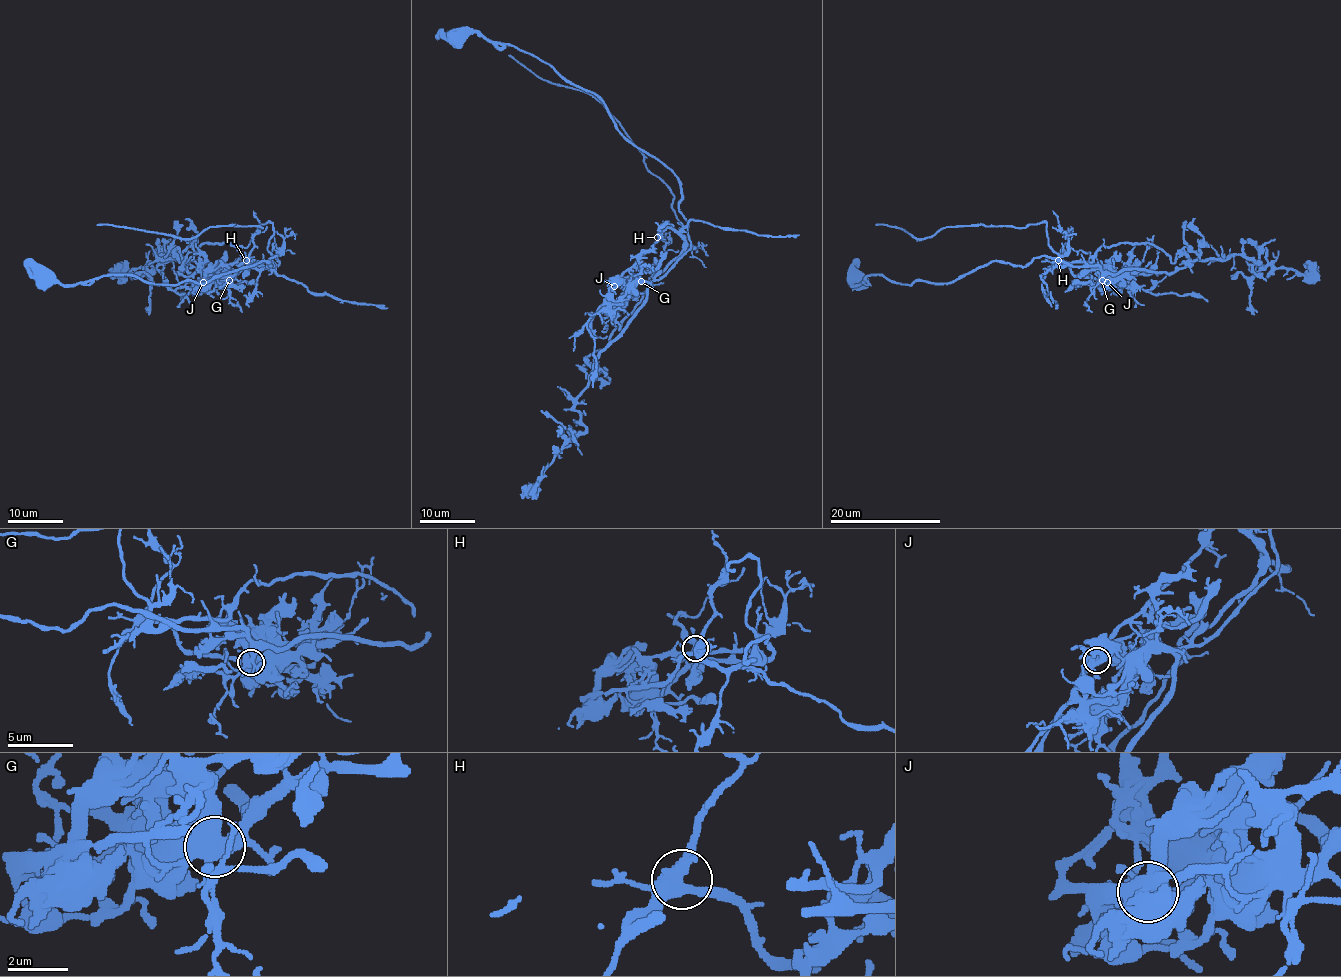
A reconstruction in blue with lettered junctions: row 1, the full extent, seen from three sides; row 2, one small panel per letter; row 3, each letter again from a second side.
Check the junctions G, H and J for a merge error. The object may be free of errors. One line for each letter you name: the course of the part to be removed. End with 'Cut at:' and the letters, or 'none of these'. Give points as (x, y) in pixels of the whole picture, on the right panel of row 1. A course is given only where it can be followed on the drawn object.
J: foreign part runs (1107, 282), (1077, 277), (1063, 263), (1048, 269), (1059, 258), (1042, 222), (957, 225), (921, 238), (876, 225)
Cut at: J

